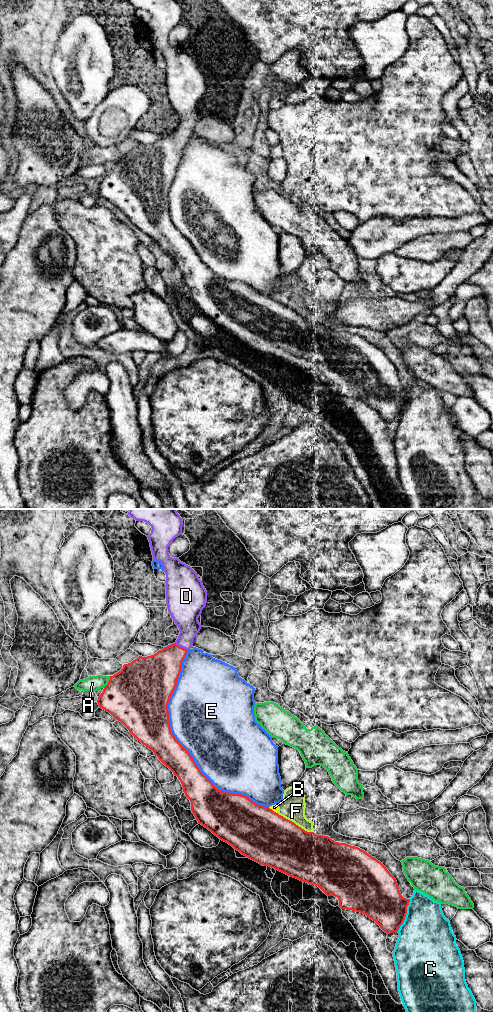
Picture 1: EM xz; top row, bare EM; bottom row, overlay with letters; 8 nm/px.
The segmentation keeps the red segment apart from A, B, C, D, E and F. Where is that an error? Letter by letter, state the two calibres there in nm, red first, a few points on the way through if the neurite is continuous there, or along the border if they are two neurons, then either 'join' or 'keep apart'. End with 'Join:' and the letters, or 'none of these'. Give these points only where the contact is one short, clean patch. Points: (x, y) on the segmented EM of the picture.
A: calibres 480 and 120 nm; keep apart
B: calibres 420 and 50 nm; border xz (268, 807), (276, 813); keep apart
C: calibres 340 and 440 nm; keep apart
D: calibres 300 and 190 nm; way xz (161, 671), (169, 659), (181, 647), (185, 640), (185, 617); join
E: calibres 260 and 500 nm; keep apart
F: calibres 420 and 200 nm; keep apart
Join: D

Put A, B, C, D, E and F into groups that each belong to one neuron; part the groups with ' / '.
A / B F / C / D / E

